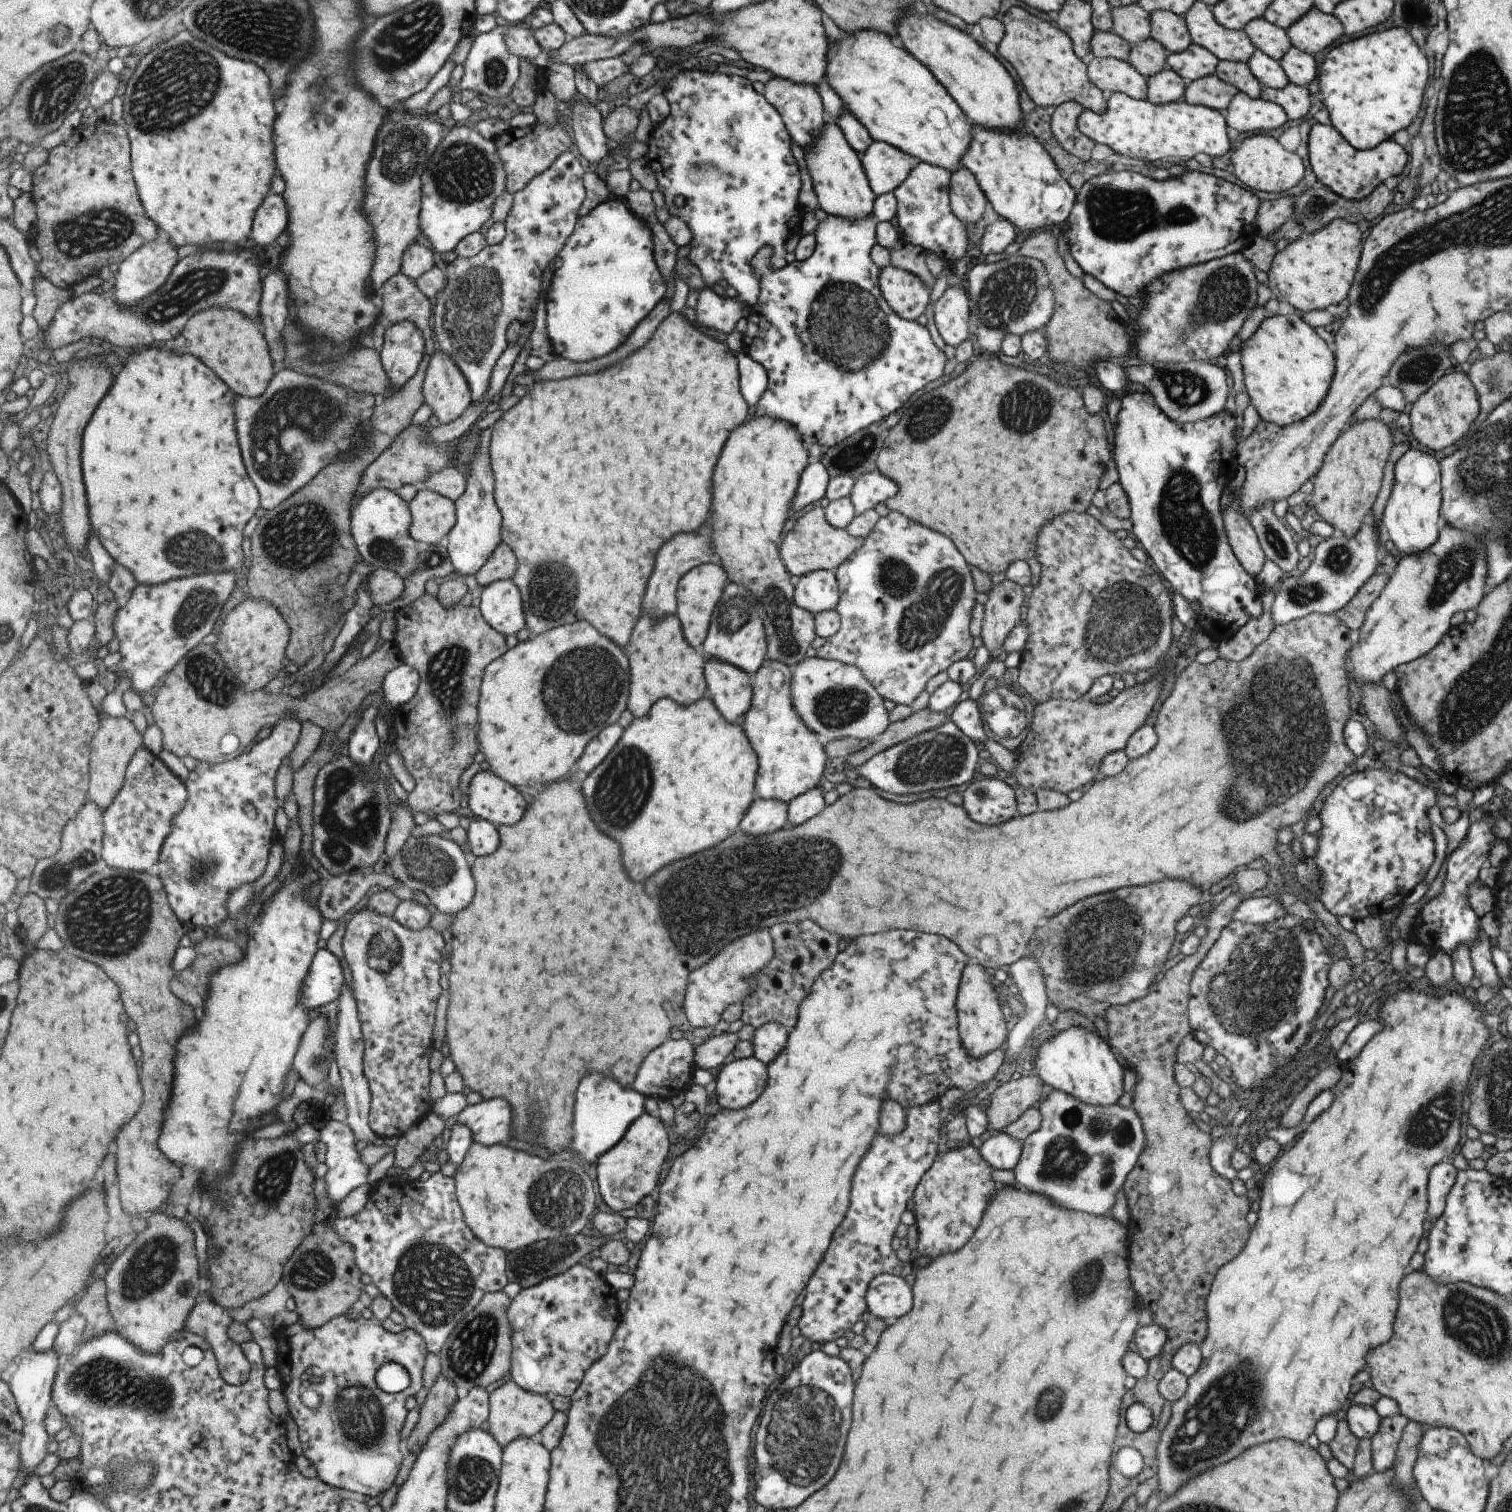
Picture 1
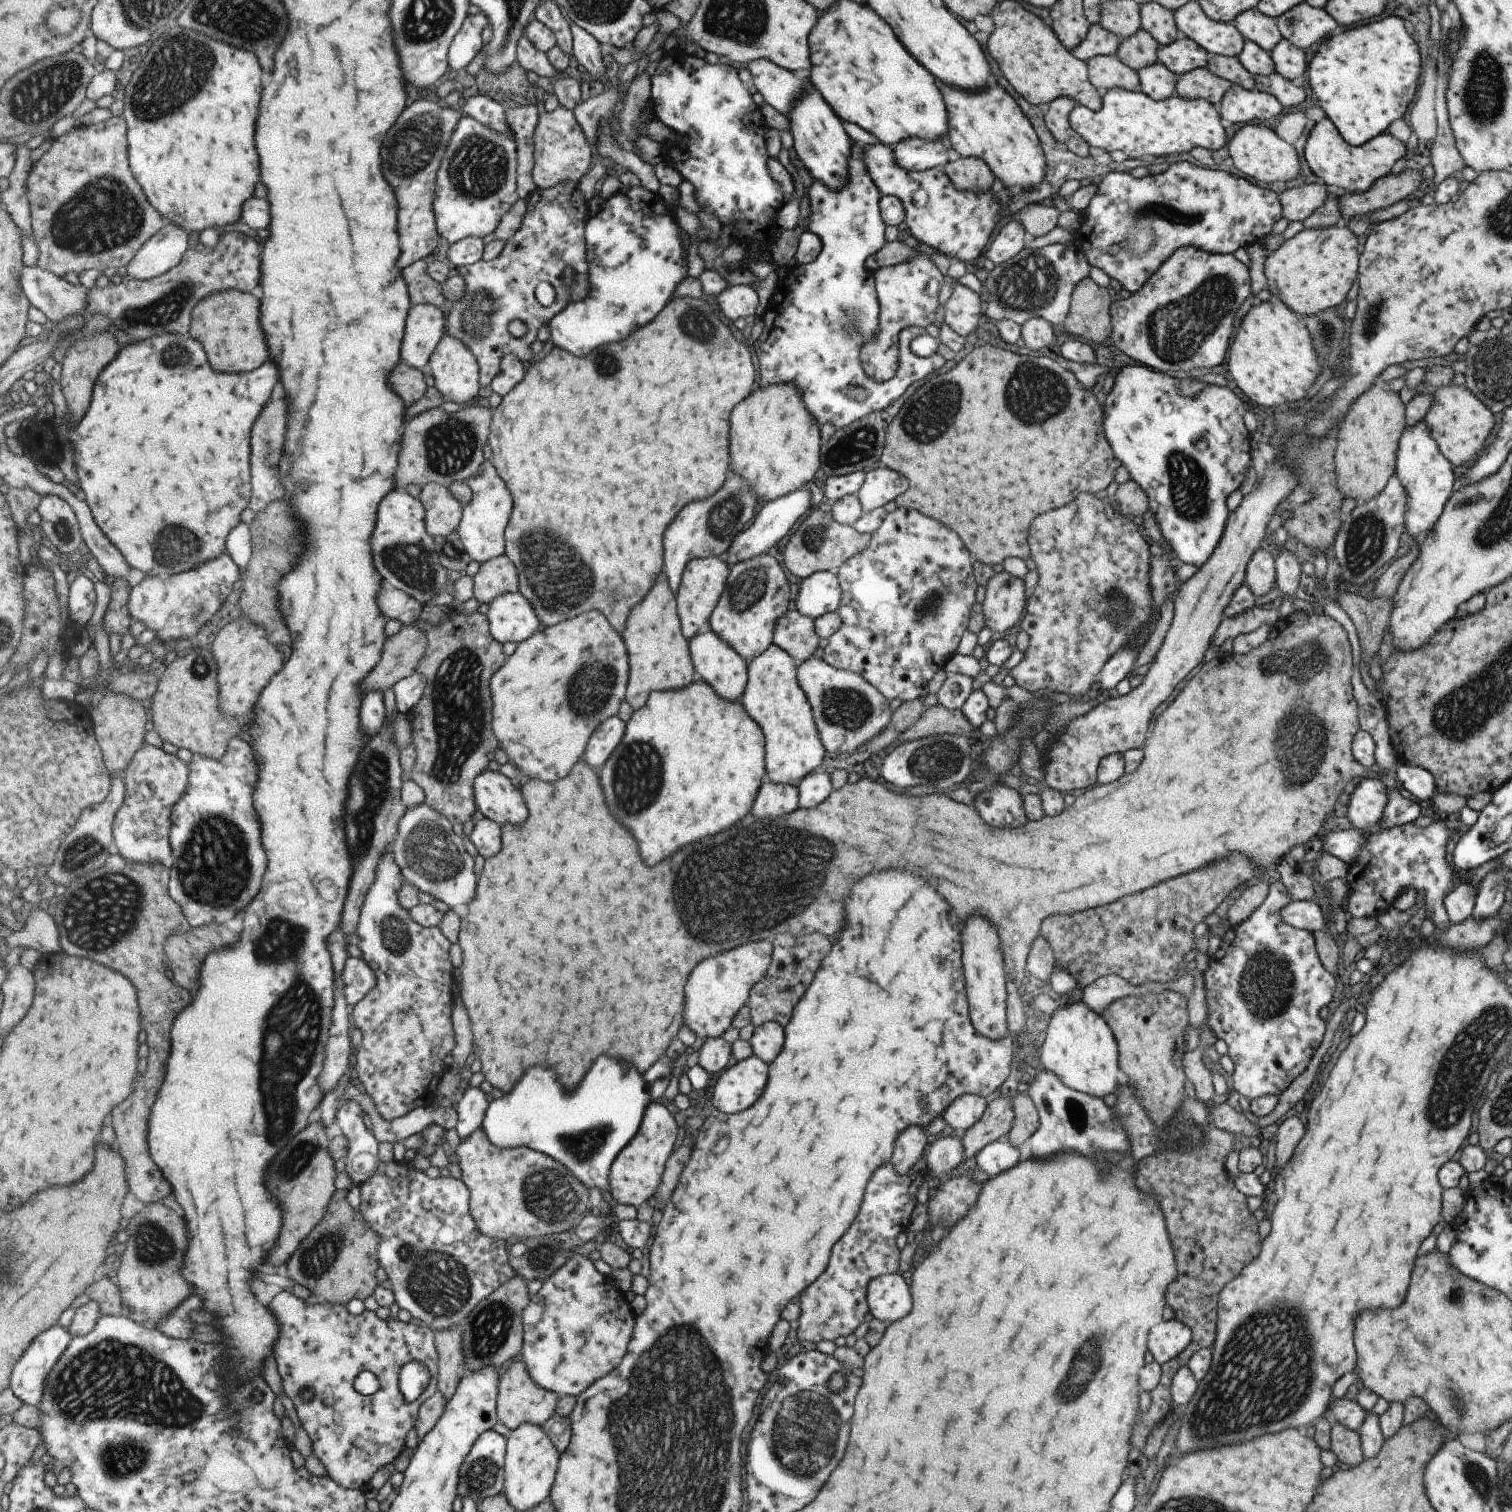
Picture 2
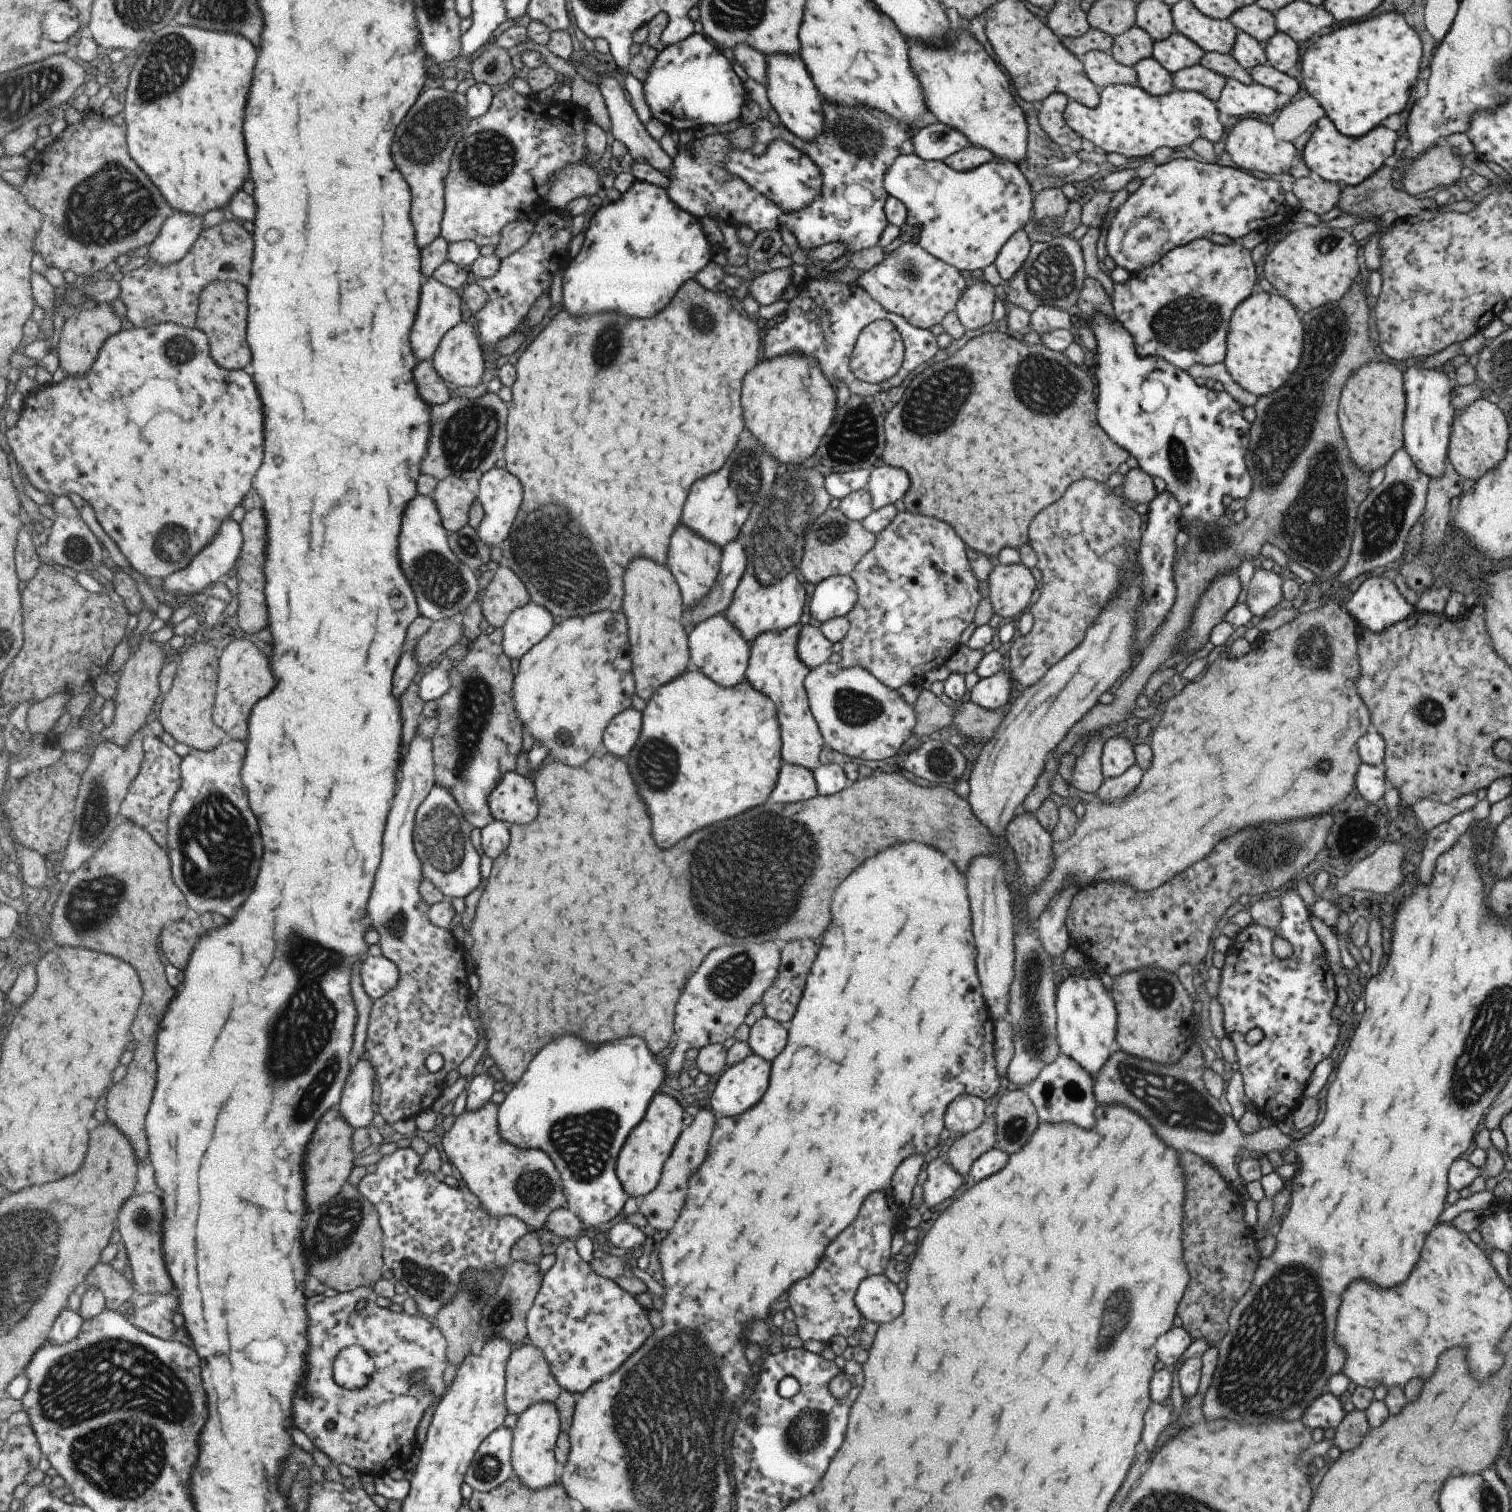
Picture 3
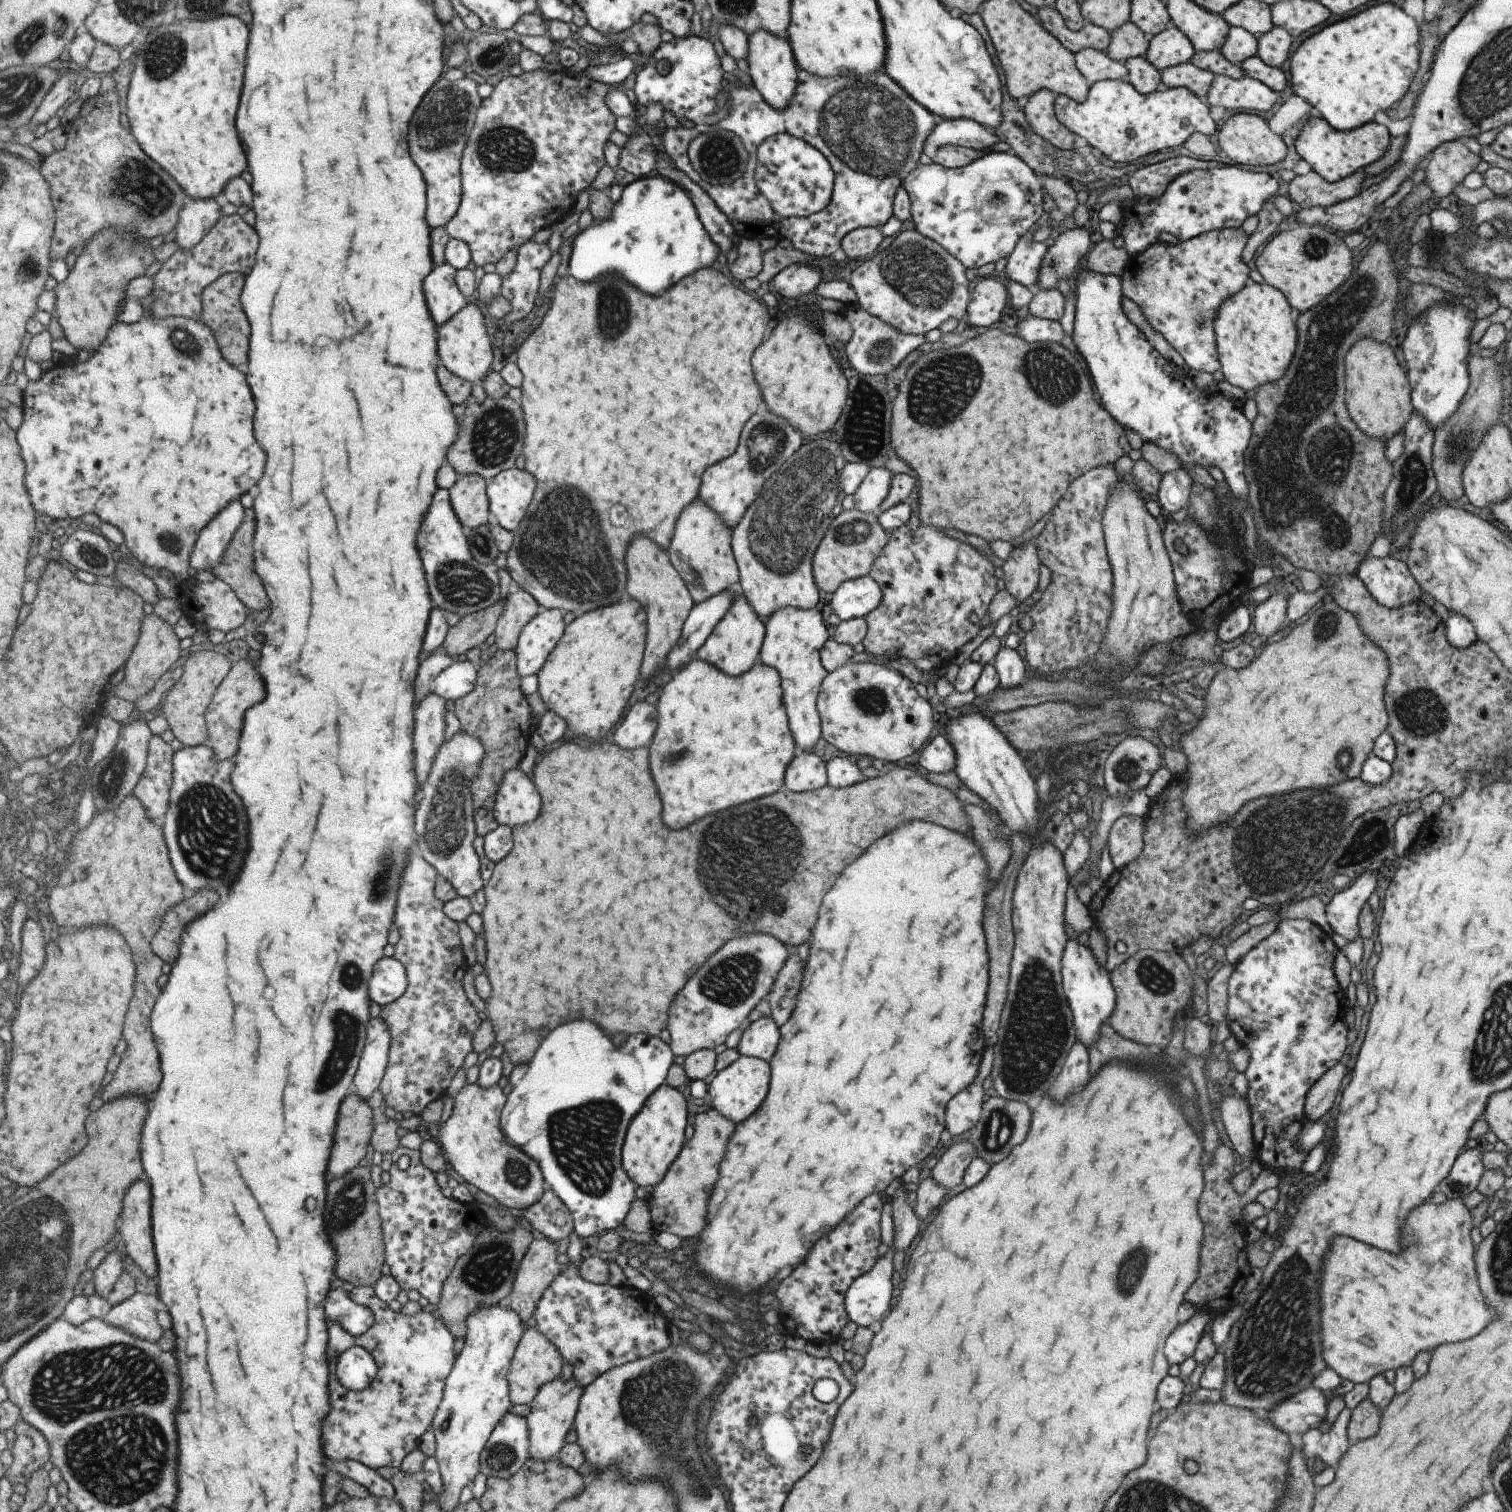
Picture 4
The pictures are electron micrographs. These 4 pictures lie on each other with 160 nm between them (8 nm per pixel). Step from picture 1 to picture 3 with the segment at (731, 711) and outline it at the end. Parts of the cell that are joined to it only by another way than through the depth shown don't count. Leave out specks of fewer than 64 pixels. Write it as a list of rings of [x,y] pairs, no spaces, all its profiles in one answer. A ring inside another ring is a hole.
[[[719,613],[699,623],[688,634],[689,665],[722,687],[732,687],[745,680],[750,657],[750,644],[724,616]]]

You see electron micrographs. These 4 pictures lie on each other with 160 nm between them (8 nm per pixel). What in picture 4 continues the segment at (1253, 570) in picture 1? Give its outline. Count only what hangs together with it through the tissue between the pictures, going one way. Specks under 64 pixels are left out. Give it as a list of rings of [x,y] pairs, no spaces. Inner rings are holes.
[[[1277,588],[1273,596],[1251,610],[1254,631],[1264,641],[1286,624],[1286,599]]]

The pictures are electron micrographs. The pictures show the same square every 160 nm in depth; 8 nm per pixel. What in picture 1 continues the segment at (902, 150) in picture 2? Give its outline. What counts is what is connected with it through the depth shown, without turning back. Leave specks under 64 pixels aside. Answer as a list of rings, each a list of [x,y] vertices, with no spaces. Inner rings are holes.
[[[881,141],[871,142],[858,157],[867,184],[875,196],[892,192],[907,178],[909,170],[920,164],[917,158],[905,156],[901,150]]]

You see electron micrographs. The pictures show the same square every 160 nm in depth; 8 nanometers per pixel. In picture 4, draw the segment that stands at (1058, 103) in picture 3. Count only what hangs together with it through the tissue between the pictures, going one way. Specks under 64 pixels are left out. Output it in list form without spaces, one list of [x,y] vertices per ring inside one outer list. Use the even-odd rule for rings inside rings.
[[[1046,89],[1031,94],[1023,101],[1023,113],[1033,132],[1059,151],[1072,150],[1073,134],[1055,118],[1055,94]]]

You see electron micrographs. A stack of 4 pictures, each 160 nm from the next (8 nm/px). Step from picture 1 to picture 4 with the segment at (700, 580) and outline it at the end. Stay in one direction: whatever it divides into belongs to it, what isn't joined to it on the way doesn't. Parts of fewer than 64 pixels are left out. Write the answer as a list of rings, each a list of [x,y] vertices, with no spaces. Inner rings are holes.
[[[697,497],[691,500],[691,504],[687,504],[679,514],[673,528],[667,556],[694,603],[707,600],[712,596],[712,592],[719,590],[723,592],[730,586],[736,587],[738,572],[729,544],[731,532],[731,528],[727,528],[723,520],[715,516],[715,512]]]

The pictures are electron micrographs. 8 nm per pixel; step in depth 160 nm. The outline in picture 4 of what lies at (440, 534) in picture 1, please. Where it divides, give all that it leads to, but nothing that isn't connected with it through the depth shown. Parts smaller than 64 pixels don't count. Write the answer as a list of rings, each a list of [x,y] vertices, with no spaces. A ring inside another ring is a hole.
[[[479,474],[465,475],[449,489],[455,513],[466,531],[492,522],[488,484],[489,482]]]

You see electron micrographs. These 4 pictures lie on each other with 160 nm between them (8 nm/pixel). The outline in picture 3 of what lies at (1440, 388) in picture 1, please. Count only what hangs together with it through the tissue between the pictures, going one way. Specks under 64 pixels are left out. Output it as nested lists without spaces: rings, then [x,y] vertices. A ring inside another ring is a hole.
[[[1486,399],[1477,400],[1459,412],[1455,411],[1446,459],[1457,476],[1463,480],[1476,481],[1502,462],[1507,452],[1509,437],[1510,431],[1499,407]]]

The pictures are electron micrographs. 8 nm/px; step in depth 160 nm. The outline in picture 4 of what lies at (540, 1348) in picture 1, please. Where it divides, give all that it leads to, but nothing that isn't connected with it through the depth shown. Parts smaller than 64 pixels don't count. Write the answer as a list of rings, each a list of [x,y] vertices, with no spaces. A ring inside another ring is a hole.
[[[571,1232],[569,1236],[568,1248],[566,1249],[567,1263],[563,1264],[559,1276],[555,1278],[555,1282],[543,1292],[537,1309],[534,1313],[535,1324],[537,1330],[541,1330],[561,1352],[564,1362],[571,1364],[574,1379],[577,1384],[581,1384],[583,1388],[589,1387],[595,1380],[599,1379],[603,1372],[610,1371],[611,1368],[622,1366],[645,1358],[653,1352],[659,1352],[669,1346],[669,1332],[665,1332],[663,1326],[663,1318],[657,1312],[656,1308],[641,1304],[641,1291],[635,1290],[628,1286],[611,1286],[608,1283],[599,1285],[587,1282],[585,1278],[581,1278],[579,1274],[579,1266],[581,1266],[581,1252],[583,1252],[583,1244],[581,1244],[576,1232]]]

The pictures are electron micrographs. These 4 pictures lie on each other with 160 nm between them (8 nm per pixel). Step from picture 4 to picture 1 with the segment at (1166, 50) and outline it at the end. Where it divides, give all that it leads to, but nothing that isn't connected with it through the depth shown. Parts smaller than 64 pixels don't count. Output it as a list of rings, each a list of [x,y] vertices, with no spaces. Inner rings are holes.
[[[1191,43],[1183,52],[1169,53],[1165,58],[1167,68],[1173,70],[1185,83],[1201,80],[1214,74],[1219,60],[1205,48]]]

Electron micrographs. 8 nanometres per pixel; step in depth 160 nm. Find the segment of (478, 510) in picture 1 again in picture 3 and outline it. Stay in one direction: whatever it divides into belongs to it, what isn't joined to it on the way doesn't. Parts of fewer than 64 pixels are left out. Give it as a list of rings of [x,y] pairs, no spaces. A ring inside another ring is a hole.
[[[495,467],[485,476],[482,476],[479,482],[478,500],[484,508],[484,521],[480,526],[480,537],[488,544],[493,546],[501,546],[503,542],[509,538],[514,528],[515,519],[518,518],[521,504],[523,502],[523,484],[517,475],[509,472],[505,467]]]

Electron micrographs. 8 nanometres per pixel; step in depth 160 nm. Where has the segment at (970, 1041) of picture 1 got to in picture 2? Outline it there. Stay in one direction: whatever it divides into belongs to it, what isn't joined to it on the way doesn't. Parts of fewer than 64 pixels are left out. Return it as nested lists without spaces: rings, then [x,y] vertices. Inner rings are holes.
[[[973,914],[965,920],[961,932],[961,962],[968,1000],[968,1013],[973,1028],[983,1036],[998,1039],[1009,1036],[1005,1028],[1006,970],[1002,955],[1002,941],[989,920]]]

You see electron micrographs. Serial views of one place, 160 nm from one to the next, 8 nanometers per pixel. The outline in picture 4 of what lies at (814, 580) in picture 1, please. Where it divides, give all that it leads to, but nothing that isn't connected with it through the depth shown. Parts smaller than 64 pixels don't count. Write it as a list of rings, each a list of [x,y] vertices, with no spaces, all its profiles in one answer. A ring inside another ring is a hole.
[[[858,577],[841,582],[827,602],[832,610],[832,620],[847,621],[865,616],[881,600],[881,588],[869,577]]]

